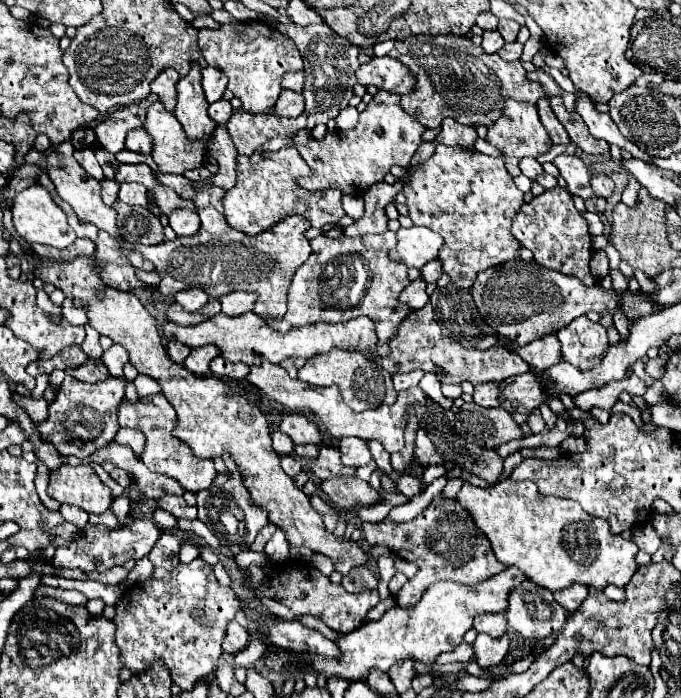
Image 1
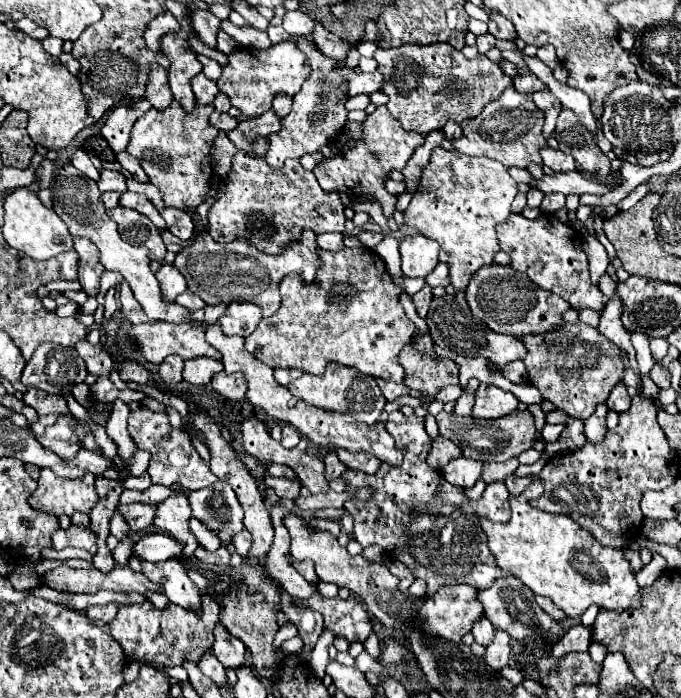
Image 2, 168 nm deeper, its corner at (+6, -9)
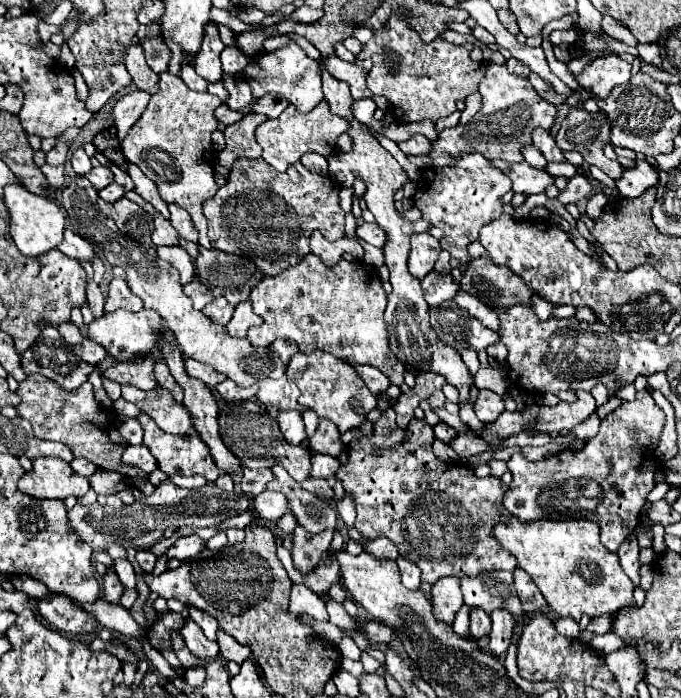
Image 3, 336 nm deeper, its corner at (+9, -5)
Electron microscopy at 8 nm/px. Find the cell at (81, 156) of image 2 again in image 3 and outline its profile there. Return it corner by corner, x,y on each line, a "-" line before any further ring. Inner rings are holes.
83,147
75,149
75,151
71,153
69,161
71,161
71,167
73,167
73,171
75,171
77,175
87,175
87,173
91,171
91,167
93,167
93,165
91,165
91,159
87,157
87,153
85,153

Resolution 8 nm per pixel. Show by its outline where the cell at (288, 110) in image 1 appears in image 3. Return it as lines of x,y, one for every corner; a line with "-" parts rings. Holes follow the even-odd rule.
247,113
241,121
229,125
225,129
227,145
217,153
217,163
229,169
239,157
261,157
261,147
255,143
255,129
263,121
267,121
265,115

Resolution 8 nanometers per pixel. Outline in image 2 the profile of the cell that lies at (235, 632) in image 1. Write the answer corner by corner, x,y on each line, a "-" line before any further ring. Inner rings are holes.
216,625
214,637
216,639
212,645
212,653
218,657
218,661
224,667
240,667
244,663
244,653
246,653
244,643
234,635
230,635
230,631
224,625

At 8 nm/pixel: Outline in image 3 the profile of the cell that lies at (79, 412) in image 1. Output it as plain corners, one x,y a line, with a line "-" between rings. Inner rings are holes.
153,355
149,359
141,359
141,363
115,363
105,371
105,377
117,381
117,383
129,383
137,385
139,389
153,389
157,387
157,381
153,379

